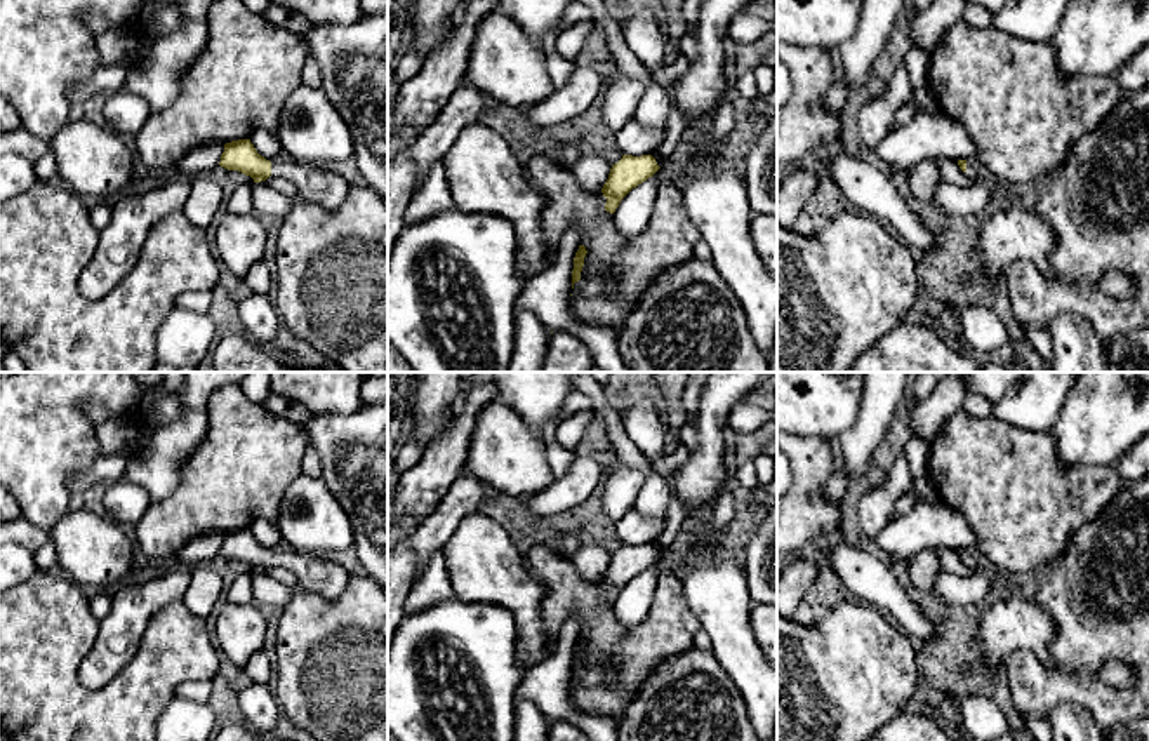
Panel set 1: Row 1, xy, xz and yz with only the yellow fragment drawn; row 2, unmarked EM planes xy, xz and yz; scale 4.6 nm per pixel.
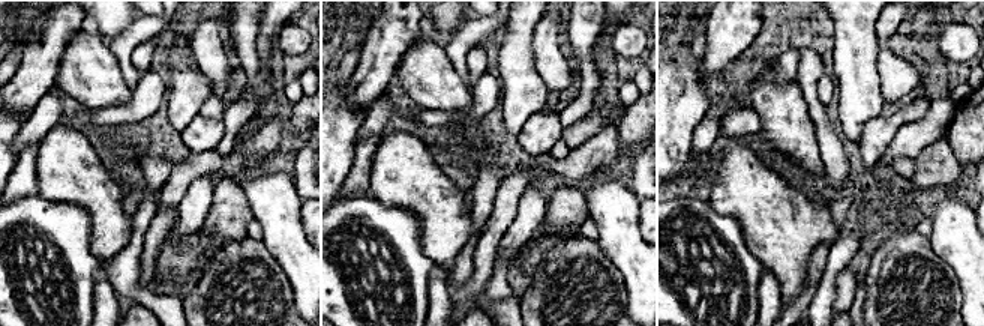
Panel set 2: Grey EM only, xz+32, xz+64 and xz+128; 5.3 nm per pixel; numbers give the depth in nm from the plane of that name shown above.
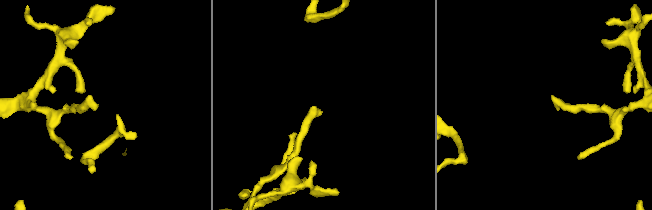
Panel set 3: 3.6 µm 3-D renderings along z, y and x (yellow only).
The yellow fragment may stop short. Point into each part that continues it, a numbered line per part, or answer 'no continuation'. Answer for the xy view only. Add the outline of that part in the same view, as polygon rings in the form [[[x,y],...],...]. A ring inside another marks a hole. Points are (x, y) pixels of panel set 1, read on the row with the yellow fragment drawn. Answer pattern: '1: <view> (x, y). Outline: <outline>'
1: xy (318, 185). Outline: [[[283,153],[271,162],[271,174],[289,179],[301,200],[313,202],[329,212],[344,204],[349,190],[346,179],[334,170],[299,164]]]

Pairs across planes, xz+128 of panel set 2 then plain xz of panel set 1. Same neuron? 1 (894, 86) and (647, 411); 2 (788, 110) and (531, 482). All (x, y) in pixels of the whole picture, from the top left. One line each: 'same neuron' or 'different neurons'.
1: same neuron
2: same neuron

